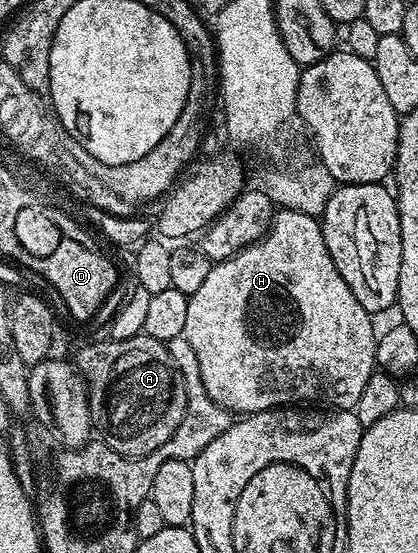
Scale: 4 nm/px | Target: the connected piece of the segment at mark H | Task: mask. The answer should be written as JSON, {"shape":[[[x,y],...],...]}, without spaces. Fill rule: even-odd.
{"shape":[[[278,209],[268,232],[254,246],[240,250],[226,262],[214,264],[211,272],[207,272],[207,280],[203,280],[203,285],[195,288],[195,292],[189,295],[187,324],[183,336],[187,344],[191,344],[191,349],[199,360],[199,376],[203,380],[203,388],[207,388],[207,396],[211,396],[215,404],[234,415],[257,414],[260,410],[285,408],[290,404],[324,404],[329,408],[353,410],[359,404],[359,396],[363,396],[363,388],[367,385],[367,380],[371,380],[377,366],[378,335],[375,330],[373,334],[372,321],[374,319],[369,311],[363,308],[363,304],[359,304],[359,300],[355,300],[355,292],[347,288],[347,280],[339,276],[335,260],[331,260],[331,252],[327,252],[327,240],[323,240],[320,221],[303,212]]]}

